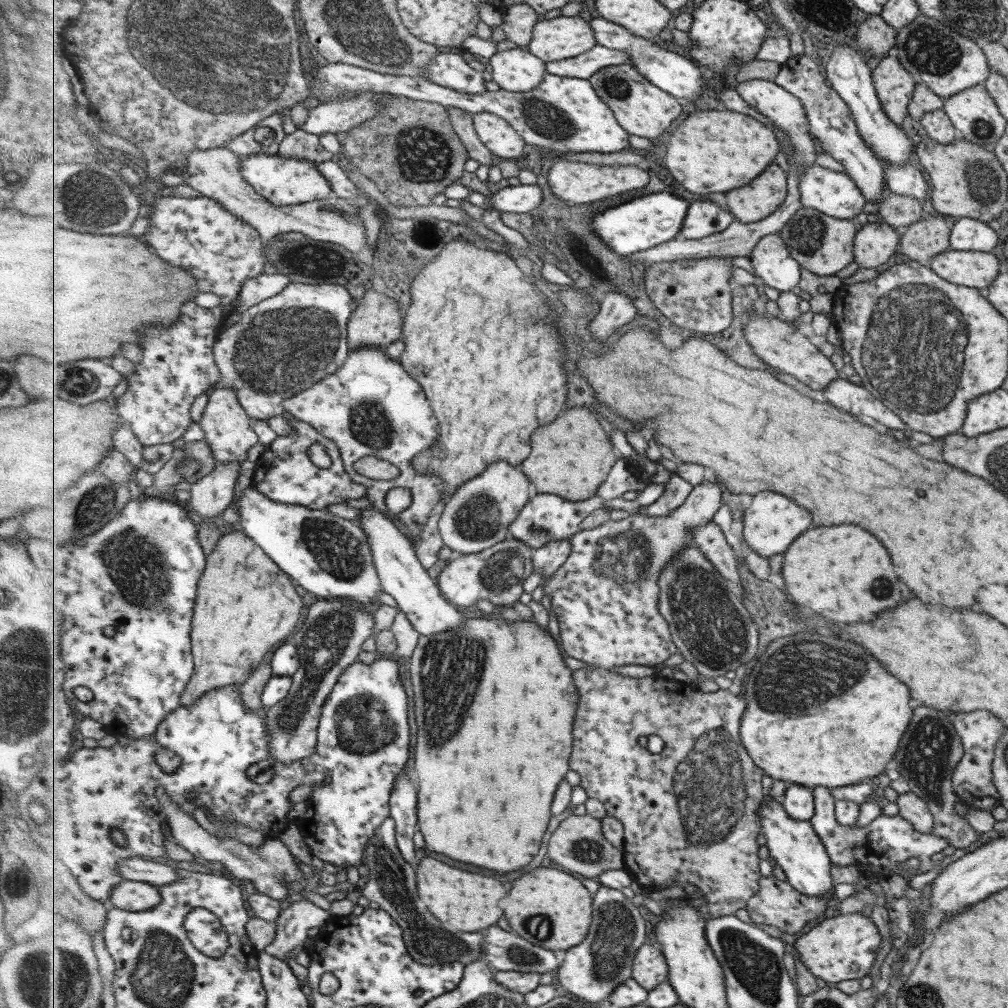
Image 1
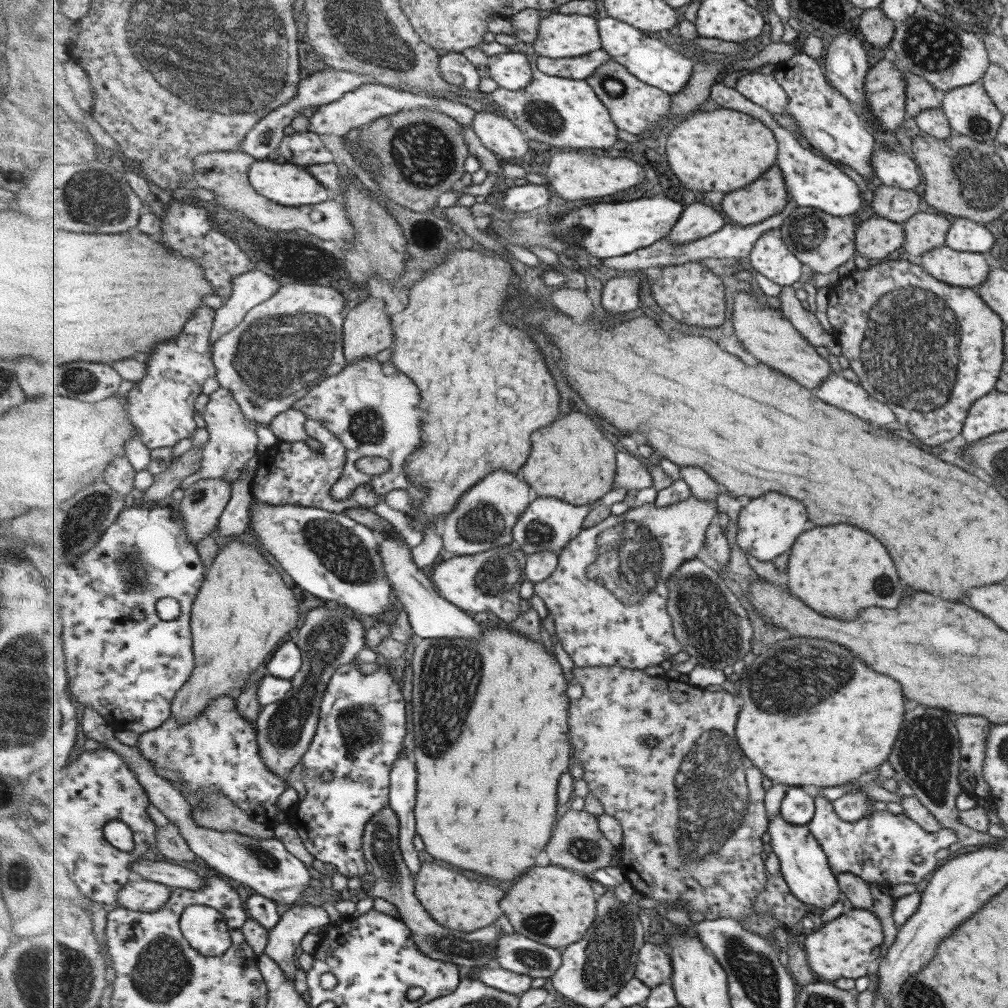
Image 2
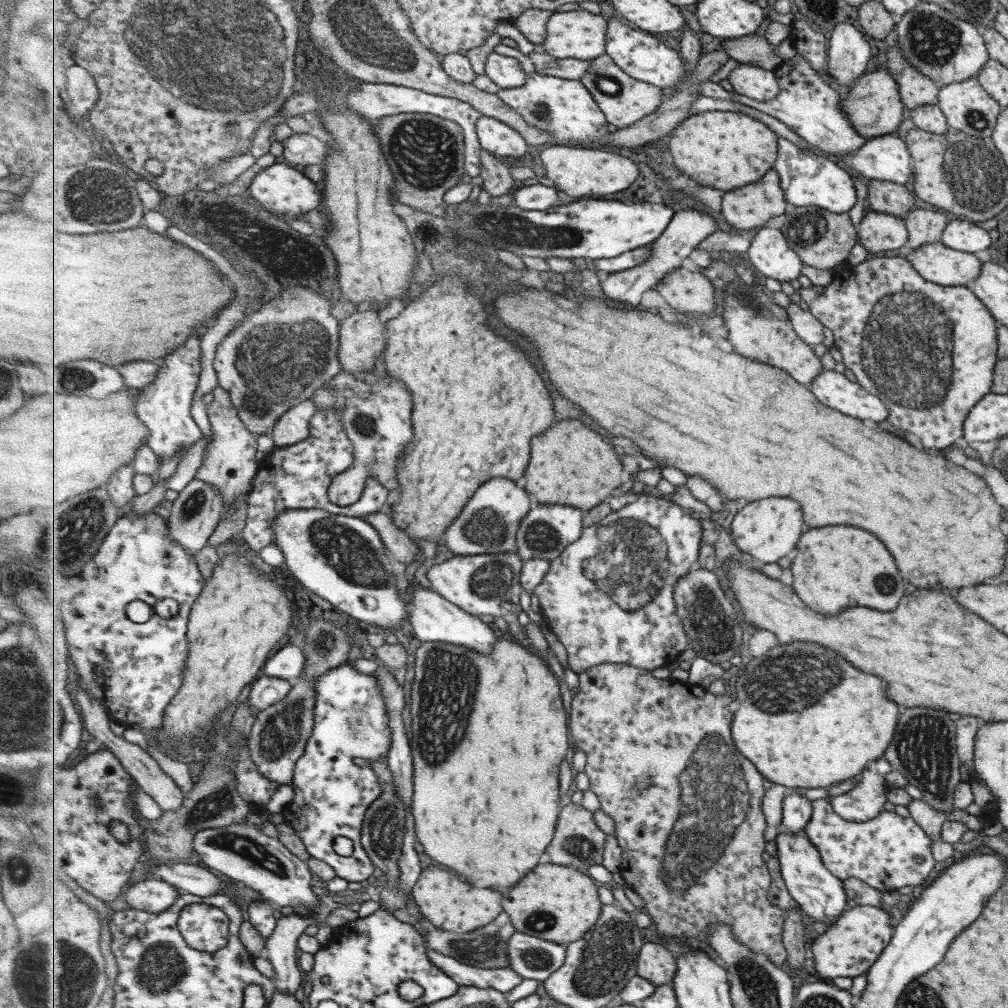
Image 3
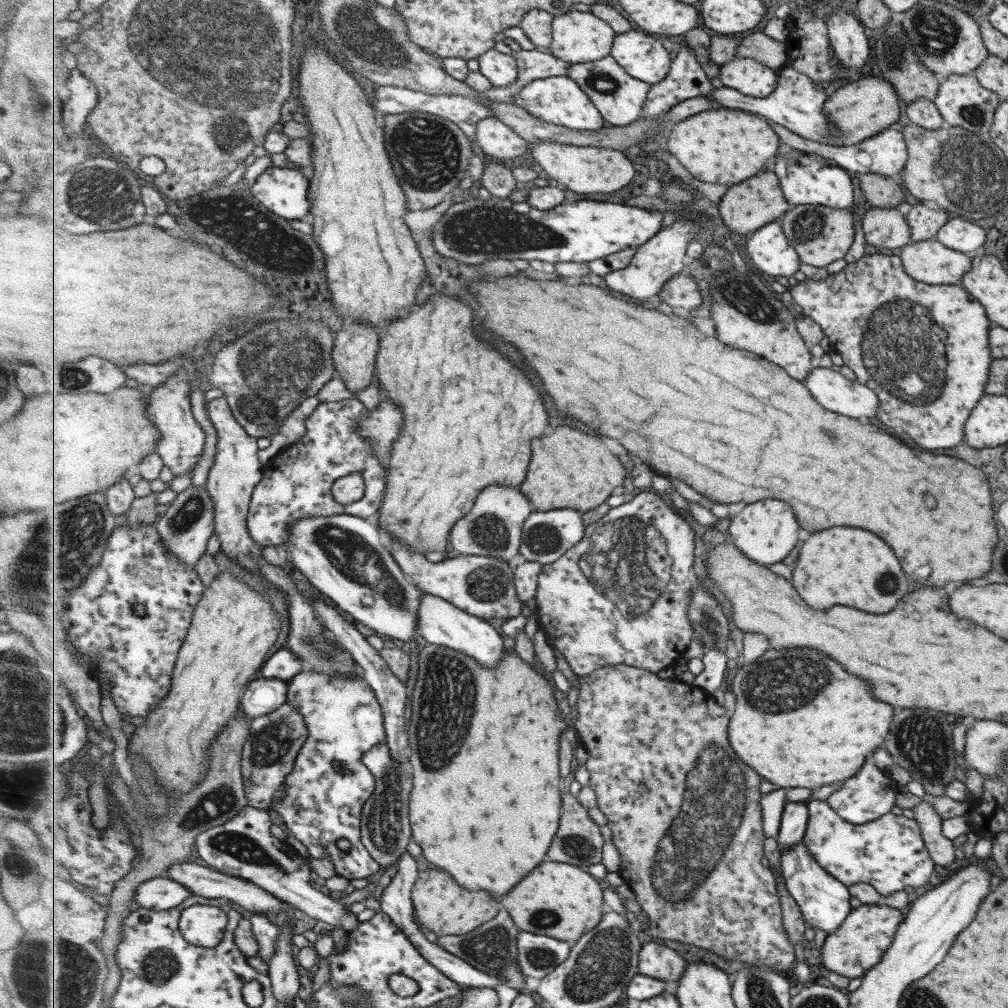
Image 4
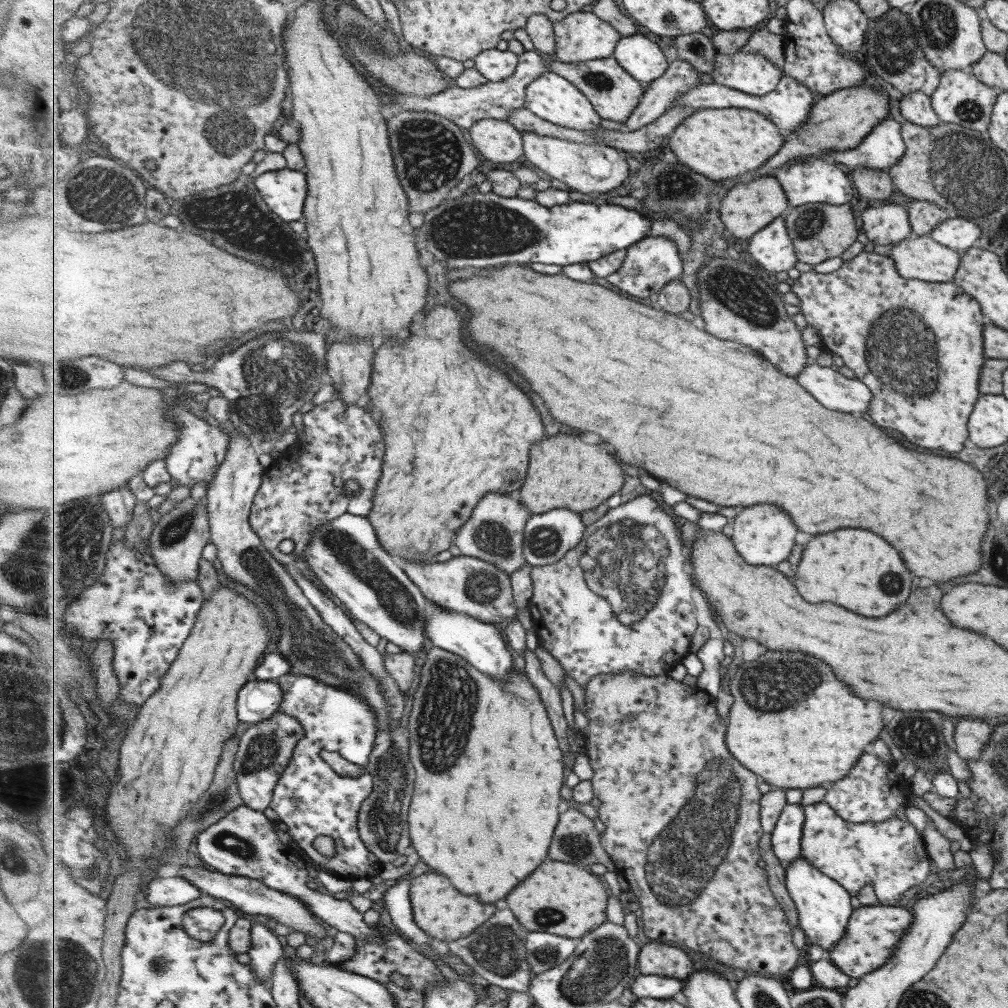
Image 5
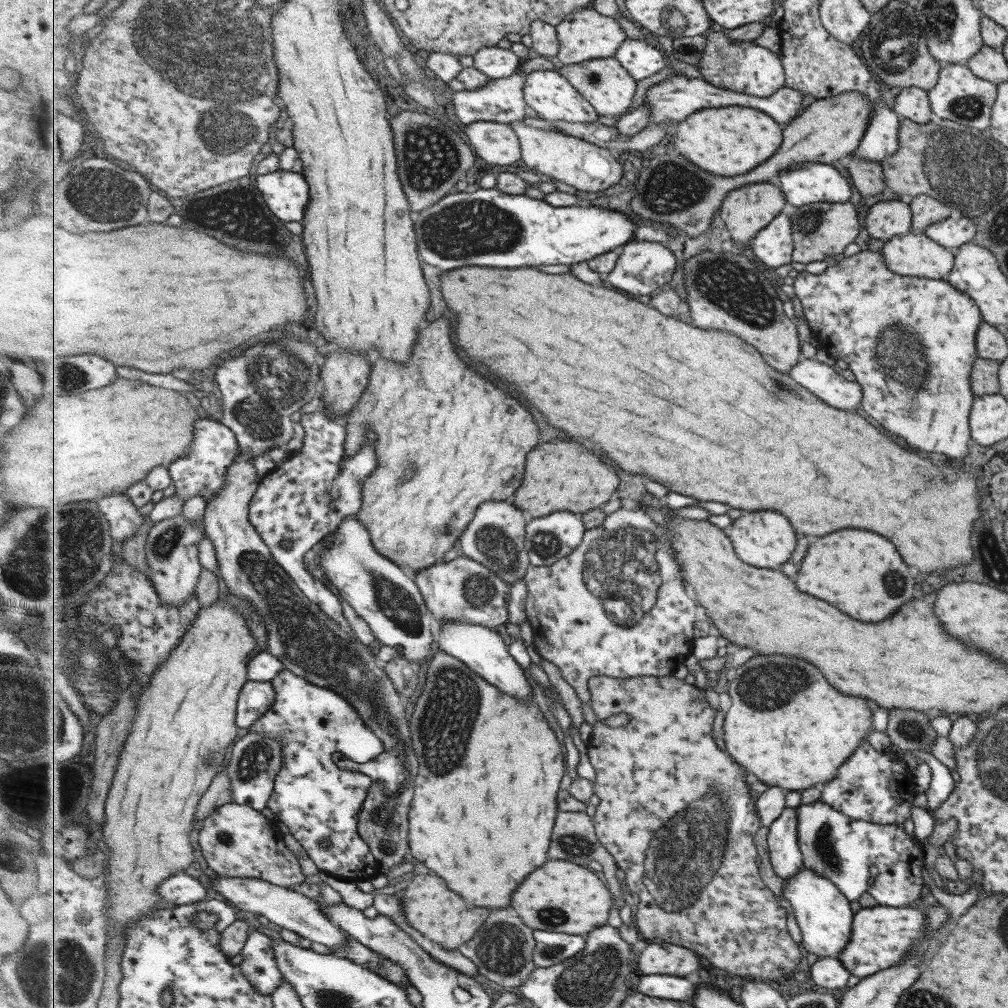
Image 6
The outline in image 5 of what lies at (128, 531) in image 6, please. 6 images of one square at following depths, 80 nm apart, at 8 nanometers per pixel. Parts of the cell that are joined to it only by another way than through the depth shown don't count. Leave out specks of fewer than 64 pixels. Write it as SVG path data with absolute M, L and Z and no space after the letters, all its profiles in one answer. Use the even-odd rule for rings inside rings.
M123 485L101 496L104 507L112 518L115 528L126 528L133 518L136 496L128 485Z

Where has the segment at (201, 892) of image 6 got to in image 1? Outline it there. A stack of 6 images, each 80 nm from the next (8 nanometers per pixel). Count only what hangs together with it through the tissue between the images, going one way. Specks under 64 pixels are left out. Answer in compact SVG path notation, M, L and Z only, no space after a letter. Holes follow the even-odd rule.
M127 879L114 888L110 898L121 911L150 911L163 902L159 886Z

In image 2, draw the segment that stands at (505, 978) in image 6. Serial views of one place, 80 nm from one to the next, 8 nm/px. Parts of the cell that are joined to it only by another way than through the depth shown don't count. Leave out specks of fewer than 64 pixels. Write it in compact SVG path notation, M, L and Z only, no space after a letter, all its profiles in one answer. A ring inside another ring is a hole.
M388 804L382 812L378 812L366 826L364 834L364 853L369 866L370 879L376 883L367 886L367 894L373 899L382 899L393 904L398 910L398 916L410 929L416 947L425 956L433 960L454 962L460 966L483 968L491 960L497 958L498 940L502 934L515 932L509 918L503 916L495 926L476 930L475 932L456 931L437 924L431 914L423 908L419 898L415 896L415 878L400 849L400 822L399 815Z

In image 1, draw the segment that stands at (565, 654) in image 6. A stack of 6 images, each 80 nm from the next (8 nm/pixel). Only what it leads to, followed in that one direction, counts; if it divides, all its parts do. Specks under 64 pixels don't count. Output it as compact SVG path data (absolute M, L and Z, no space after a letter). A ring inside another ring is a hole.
M703 481L694 487L688 499L669 517L653 517L632 513L623 520L610 520L593 530L581 530L572 538L571 556L543 586L551 596L553 609L560 627L560 637L566 655L601 669L612 669L623 664L656 667L678 653L671 626L661 615L658 604L661 571L689 545L693 545L691 528L705 526L721 508L721 486Z

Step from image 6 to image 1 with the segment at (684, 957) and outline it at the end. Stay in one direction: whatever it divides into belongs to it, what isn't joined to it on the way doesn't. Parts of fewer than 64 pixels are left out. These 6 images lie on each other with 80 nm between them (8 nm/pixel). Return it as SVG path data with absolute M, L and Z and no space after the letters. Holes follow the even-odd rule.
M644 944L634 956L633 978L647 990L669 980L670 966L660 946Z

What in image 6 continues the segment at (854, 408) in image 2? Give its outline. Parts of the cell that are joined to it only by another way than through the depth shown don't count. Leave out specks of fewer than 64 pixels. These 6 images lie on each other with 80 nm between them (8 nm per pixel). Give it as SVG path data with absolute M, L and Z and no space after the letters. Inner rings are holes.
M802 357L789 374L827 406L852 411L863 401L862 386L855 381L843 380L827 364Z

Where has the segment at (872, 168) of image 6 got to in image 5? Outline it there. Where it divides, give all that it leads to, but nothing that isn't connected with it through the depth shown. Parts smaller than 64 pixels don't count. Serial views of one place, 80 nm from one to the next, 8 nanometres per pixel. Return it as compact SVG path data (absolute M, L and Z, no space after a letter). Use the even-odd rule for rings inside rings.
M863 167L850 171L851 182L854 182L859 197L872 205L887 202L887 199L896 190L892 185L891 177L885 171Z

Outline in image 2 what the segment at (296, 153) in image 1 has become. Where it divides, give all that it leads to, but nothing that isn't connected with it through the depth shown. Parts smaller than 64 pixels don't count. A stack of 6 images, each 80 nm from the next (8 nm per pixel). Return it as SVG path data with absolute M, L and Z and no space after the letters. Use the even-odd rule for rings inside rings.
M313 131L296 132L286 136L279 149L279 158L301 167L336 162L335 156L325 148L319 134Z

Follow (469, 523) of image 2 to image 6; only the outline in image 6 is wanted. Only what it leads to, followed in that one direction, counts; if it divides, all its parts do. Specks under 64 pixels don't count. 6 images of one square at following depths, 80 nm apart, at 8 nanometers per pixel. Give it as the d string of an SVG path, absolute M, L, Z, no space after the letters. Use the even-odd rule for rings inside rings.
M487 501L478 506L473 521L462 534L458 547L462 556L475 559L489 567L510 585L526 576L530 556L526 547L526 528L530 521L523 509L509 501Z

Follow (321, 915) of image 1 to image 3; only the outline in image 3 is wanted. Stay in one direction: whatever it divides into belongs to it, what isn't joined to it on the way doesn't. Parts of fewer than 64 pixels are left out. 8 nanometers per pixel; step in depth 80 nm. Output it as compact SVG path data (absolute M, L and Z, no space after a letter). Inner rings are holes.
M291 913L278 919L276 929L266 944L266 956L276 968L275 986L280 993L295 994L305 981L305 974L298 965L297 940L313 924L311 917Z

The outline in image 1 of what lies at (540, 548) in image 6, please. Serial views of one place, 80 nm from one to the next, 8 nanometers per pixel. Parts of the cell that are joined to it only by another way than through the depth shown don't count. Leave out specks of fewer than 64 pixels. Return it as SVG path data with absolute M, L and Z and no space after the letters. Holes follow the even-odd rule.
M535 493L526 508L522 510L517 520L510 526L511 537L522 540L538 549L555 541L572 539L582 530L583 521L595 510L603 507L604 498L593 497L582 501L572 501L556 494Z

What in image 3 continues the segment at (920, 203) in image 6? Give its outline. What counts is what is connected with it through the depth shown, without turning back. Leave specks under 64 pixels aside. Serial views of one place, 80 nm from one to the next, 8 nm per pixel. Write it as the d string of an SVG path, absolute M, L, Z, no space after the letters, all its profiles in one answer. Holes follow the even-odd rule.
M914 208L902 218L907 231L905 250L913 251L924 244L938 242L948 223L947 217L939 210L921 210Z

